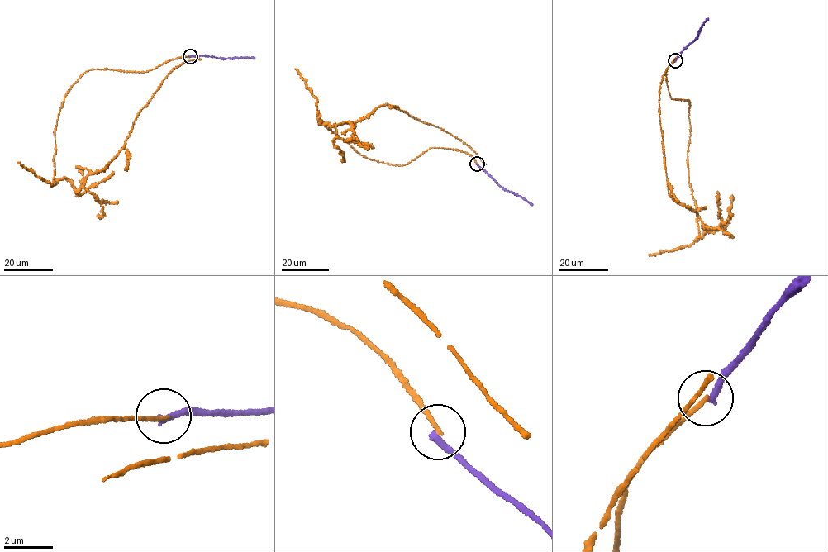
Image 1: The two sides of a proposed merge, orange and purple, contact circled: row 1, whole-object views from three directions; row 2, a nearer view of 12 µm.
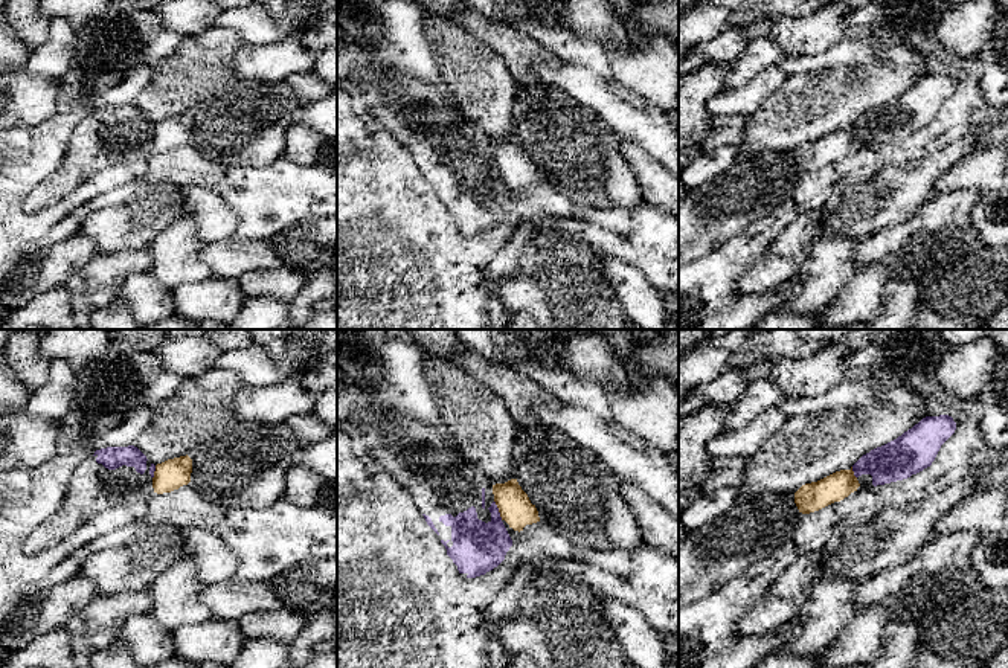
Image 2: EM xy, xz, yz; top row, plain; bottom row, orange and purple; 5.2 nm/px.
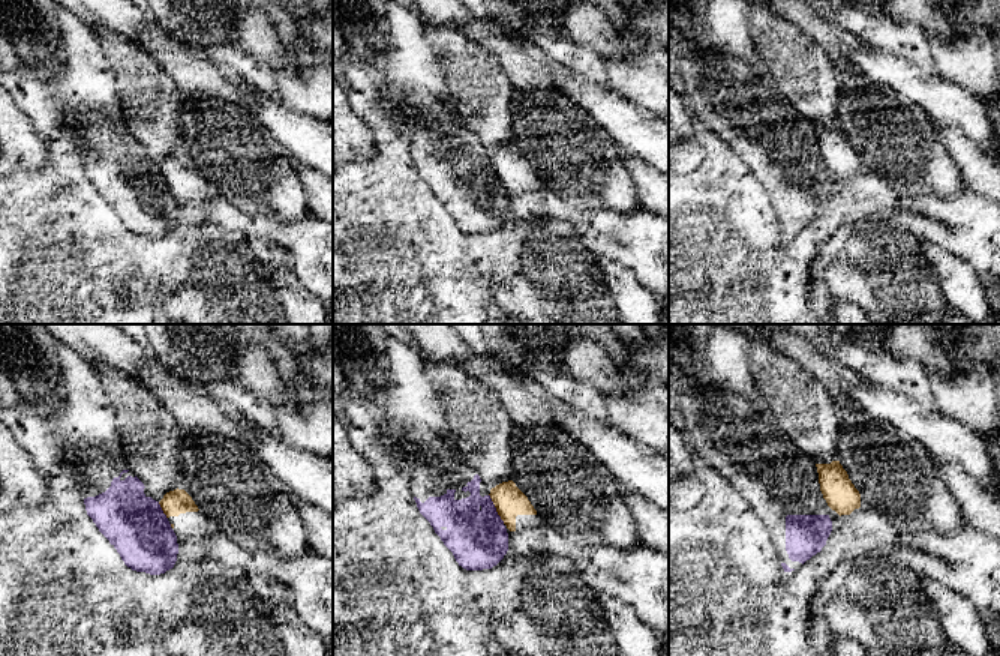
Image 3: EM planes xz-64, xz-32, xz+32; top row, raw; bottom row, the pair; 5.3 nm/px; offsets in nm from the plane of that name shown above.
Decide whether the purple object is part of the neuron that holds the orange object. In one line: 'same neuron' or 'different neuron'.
different neuron

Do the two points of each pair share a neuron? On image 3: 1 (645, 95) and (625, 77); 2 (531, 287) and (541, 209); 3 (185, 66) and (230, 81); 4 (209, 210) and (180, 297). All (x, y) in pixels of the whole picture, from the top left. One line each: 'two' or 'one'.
1: one
2: one
3: one
4: one

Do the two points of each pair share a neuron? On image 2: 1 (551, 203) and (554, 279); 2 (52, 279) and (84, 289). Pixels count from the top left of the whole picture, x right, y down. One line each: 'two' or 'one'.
1: one
2: two

